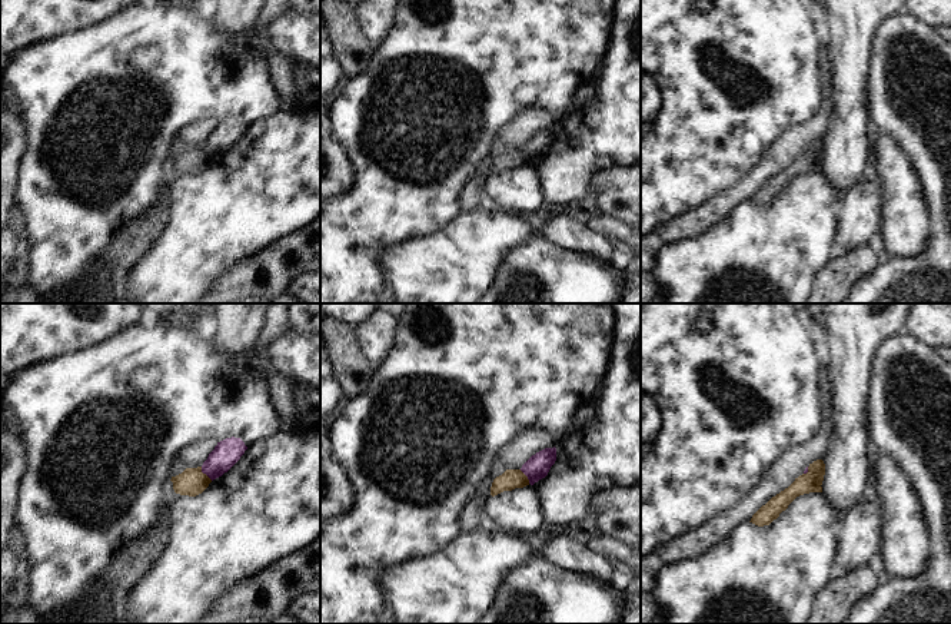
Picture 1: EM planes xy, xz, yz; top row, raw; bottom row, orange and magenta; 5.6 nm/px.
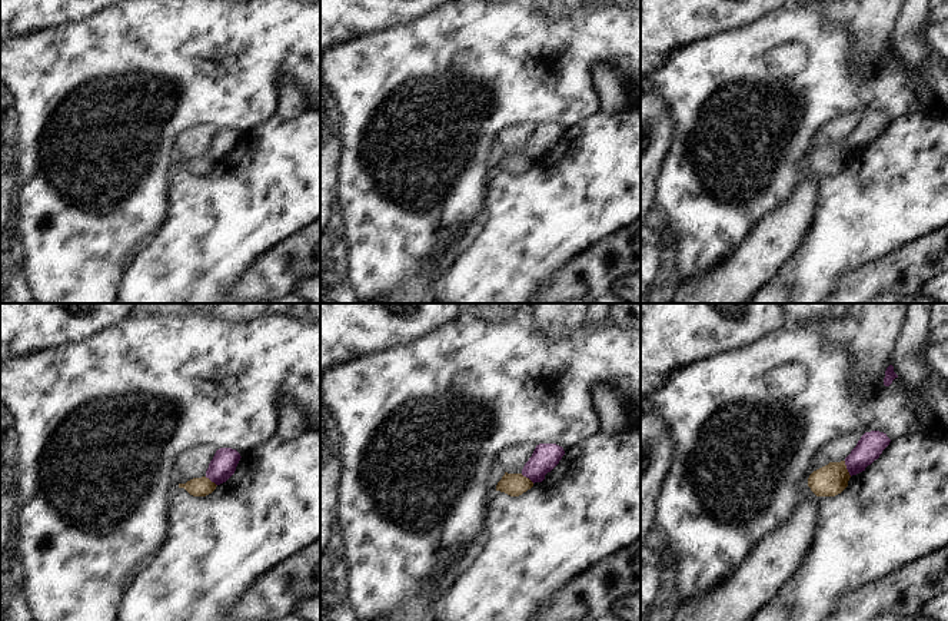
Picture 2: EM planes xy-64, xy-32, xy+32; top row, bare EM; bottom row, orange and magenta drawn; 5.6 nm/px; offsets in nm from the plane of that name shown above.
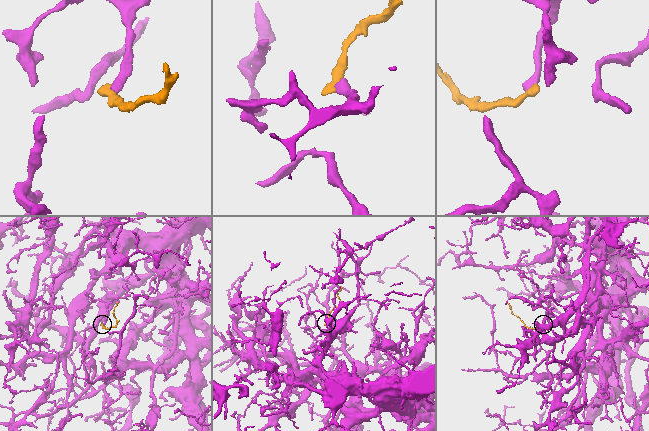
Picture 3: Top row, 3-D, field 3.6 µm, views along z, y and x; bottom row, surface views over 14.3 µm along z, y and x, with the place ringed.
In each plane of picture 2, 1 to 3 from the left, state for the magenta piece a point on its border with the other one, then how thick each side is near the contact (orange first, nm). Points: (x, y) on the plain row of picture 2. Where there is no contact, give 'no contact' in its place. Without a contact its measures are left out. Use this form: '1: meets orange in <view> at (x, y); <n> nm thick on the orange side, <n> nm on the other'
1: meets orange in xy-64 at (209, 159); 110 nm thick on the orange side, 150 nm on the other
2: meets orange in xy-32 at (528, 158); 130 nm thick on the orange side, 150 nm on the other
3: meets orange in xy+32 at (845, 148); 180 nm thick on the orange side, 150 nm on the other

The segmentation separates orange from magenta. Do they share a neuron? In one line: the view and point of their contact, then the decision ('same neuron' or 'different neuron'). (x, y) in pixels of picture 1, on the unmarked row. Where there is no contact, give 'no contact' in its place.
xy (205, 153) | different neuron

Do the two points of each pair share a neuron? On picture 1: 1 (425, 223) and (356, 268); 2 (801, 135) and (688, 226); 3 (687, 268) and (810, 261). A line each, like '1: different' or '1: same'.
1: same
2: same
3: same

